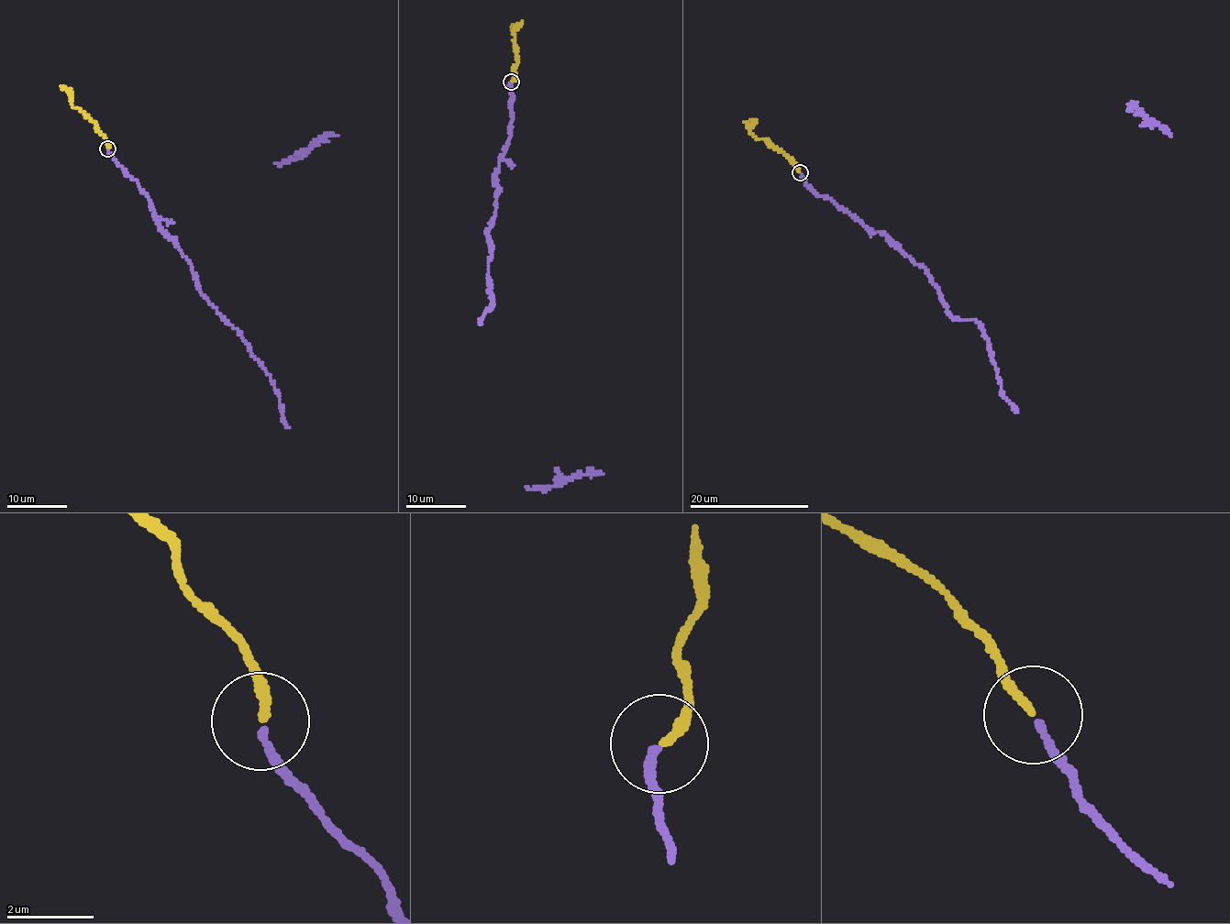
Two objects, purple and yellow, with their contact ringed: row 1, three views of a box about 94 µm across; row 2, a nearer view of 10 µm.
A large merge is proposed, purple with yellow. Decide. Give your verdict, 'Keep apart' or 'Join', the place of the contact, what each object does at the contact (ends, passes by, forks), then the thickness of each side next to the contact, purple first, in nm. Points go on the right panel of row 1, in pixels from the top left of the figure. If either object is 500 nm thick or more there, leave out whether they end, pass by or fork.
Join. Place: (800, 172). At the ring purple ends. At the ring yellow ends. Thickness 180 nm (purple) against 190 nm

